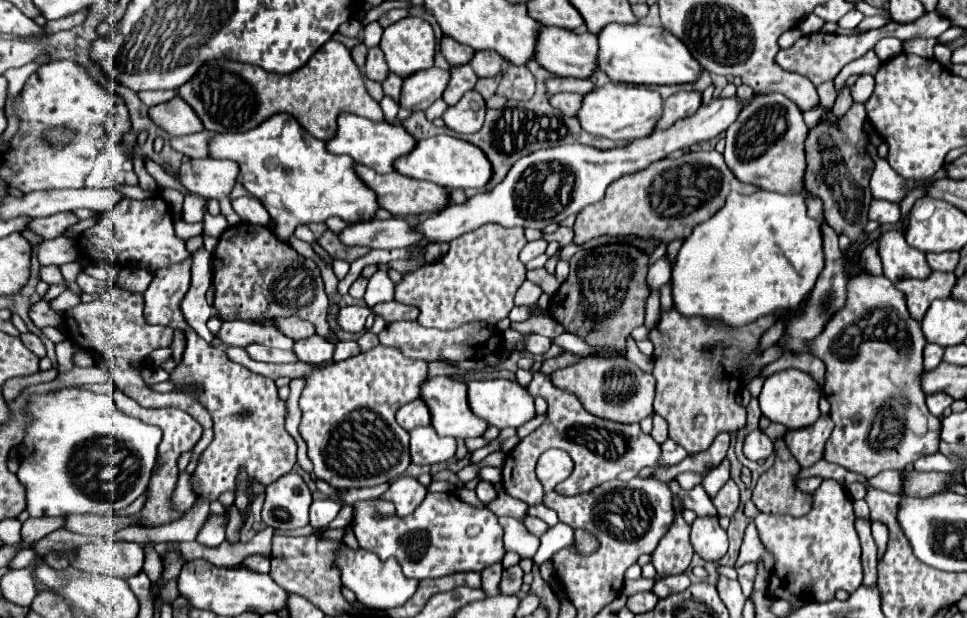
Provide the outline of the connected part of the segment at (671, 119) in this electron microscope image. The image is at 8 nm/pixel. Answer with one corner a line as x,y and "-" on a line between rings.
678,92
674,96
670,96
664,102
664,110
660,120
656,122
654,130
666,130
668,126
672,126
676,120
684,118
686,114
694,114
700,108
700,94
698,92

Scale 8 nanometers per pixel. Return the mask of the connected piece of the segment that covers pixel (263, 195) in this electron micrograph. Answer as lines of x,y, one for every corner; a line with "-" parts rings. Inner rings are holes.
274,114
272,118
264,120
258,128
242,132
242,134
218,134
210,142
210,156
212,158
228,158
240,164
240,176
238,182
244,184
244,188
256,196
276,222
274,234
280,240
286,240
292,232
294,226
298,224
310,224
310,222
326,222
332,216
342,218
346,224
358,224
358,222
368,222
376,218
376,212
380,210
378,198
374,190
370,190
360,176
354,170
352,158
348,156
336,156
326,150
326,144
318,138
312,138
292,114

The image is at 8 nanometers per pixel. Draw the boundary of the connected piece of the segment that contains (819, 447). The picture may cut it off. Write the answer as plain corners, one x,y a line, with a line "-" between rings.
822,414
812,426
800,430
786,430
784,442
800,466
812,466
822,458
824,442
832,434
832,428
832,418
828,414

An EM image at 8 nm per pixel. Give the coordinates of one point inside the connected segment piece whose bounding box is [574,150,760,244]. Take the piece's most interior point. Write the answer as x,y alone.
666,200

